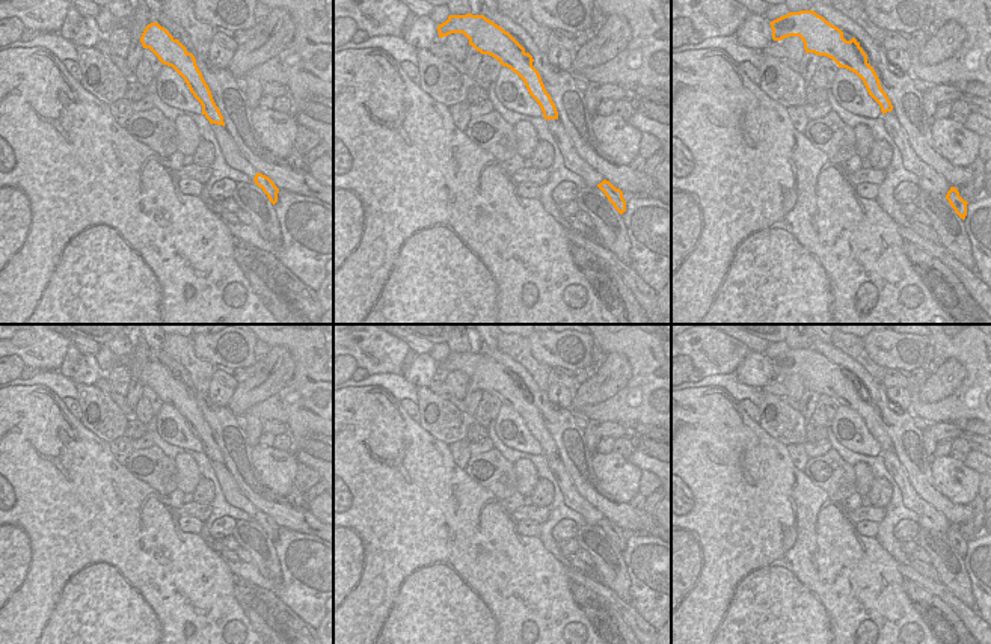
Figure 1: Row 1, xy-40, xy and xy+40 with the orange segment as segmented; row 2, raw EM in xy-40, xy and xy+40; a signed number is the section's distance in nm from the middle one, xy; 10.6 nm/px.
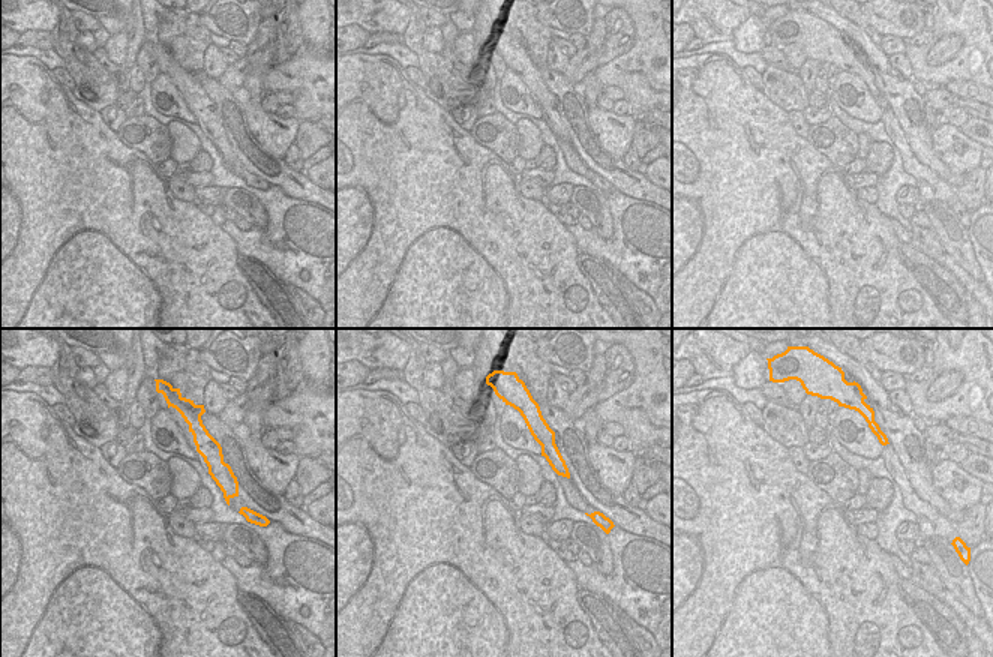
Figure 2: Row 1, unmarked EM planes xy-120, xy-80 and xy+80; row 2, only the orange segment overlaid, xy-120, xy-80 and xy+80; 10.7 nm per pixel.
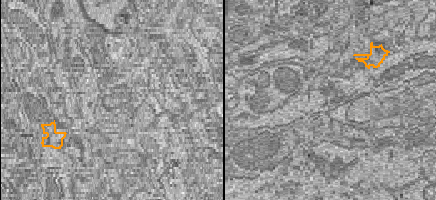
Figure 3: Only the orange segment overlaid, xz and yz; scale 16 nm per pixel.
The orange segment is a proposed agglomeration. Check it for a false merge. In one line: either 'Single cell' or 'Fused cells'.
Single cell.

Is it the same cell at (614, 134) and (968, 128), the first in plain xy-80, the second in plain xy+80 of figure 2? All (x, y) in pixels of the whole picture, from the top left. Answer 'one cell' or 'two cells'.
two cells

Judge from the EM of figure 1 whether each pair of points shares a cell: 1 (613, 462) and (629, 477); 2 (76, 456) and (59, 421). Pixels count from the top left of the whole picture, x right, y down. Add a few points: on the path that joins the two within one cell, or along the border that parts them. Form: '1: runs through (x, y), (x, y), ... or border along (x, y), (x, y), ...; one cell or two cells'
1: runs through (614, 466), (625, 477); one cell
2: runs through (67, 448), (55, 436), (55, 430); one cell

